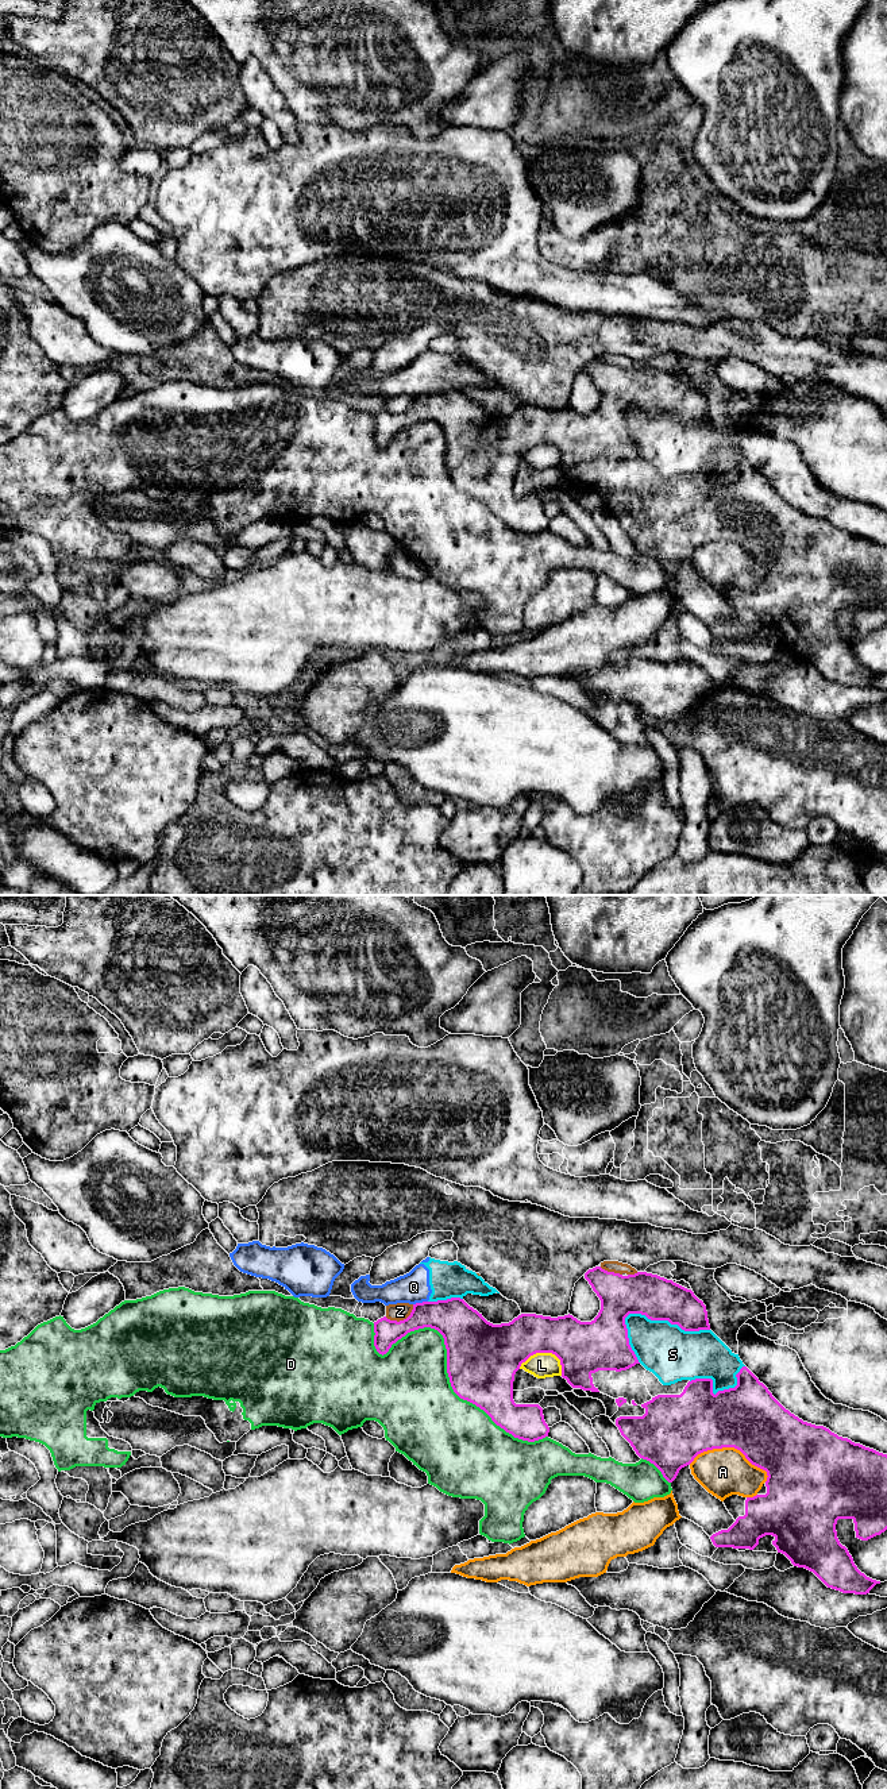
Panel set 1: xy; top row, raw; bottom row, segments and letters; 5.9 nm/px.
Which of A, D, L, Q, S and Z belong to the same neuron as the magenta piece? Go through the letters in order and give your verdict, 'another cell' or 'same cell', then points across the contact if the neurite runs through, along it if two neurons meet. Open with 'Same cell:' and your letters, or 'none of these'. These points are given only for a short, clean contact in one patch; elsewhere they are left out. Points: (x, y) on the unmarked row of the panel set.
Same cell: none of these
A: another cell
D: another cell
L: another cell
Q: another cell; border along xy (427, 393), (413, 397)
S: another cell
Z: another cell

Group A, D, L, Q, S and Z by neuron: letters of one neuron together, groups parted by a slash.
A / D / L / Q S / Z

